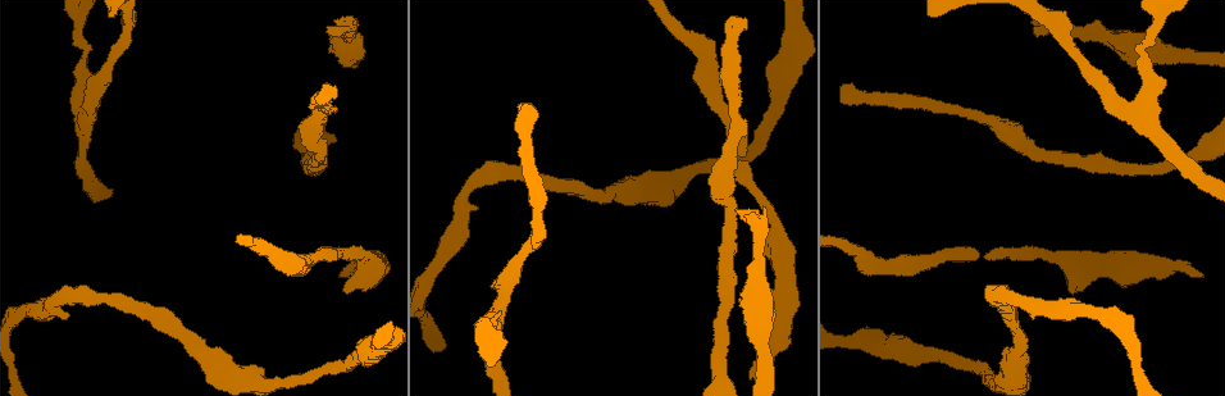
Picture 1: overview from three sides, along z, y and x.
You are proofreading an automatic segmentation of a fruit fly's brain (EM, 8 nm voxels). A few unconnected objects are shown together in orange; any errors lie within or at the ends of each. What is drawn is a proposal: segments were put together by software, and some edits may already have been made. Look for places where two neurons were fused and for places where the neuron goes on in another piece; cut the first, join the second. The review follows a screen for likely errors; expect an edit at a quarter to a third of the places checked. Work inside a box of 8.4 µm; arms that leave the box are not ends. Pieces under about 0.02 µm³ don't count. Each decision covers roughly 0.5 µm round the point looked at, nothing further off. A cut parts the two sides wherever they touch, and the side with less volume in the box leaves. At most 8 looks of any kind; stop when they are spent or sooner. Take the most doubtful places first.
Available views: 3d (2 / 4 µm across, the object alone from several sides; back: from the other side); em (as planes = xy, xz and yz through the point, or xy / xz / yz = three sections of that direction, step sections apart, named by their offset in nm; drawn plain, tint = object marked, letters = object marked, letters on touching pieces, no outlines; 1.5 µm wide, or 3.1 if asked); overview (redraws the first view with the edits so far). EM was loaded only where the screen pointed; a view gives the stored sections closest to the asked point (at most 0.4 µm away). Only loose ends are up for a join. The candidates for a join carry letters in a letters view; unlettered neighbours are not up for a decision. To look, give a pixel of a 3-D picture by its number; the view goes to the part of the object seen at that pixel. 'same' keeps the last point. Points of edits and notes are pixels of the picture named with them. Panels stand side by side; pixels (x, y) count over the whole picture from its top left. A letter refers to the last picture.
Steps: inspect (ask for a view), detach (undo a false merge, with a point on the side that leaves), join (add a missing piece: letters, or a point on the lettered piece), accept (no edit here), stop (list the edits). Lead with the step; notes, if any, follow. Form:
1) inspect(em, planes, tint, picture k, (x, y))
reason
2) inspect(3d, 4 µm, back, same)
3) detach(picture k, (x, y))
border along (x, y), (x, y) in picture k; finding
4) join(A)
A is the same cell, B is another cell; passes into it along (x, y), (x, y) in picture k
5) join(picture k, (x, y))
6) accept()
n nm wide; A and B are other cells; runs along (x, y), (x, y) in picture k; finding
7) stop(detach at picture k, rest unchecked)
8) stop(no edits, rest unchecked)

inspect(em, xz, step 4, letters, picture 1, (745, 22))
branch stops here

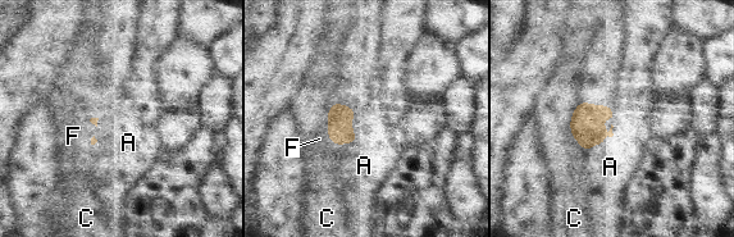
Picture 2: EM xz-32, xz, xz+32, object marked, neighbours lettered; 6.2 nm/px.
inspect(em, planes, letters, same)

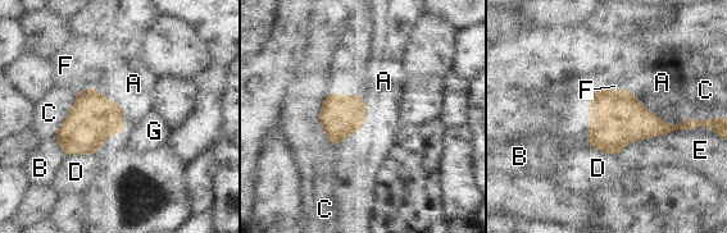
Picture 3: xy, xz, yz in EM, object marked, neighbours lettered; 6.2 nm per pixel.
accept()
260 nm wide; A, B, C, D, E, F and G are other cells; border along (362, 95), (366, 124), (337, 146) in picture 3; no lettered piece goes on from it

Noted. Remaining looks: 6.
inspect(3d, 4 µm, picture 1, (346, 275))
branch stops here

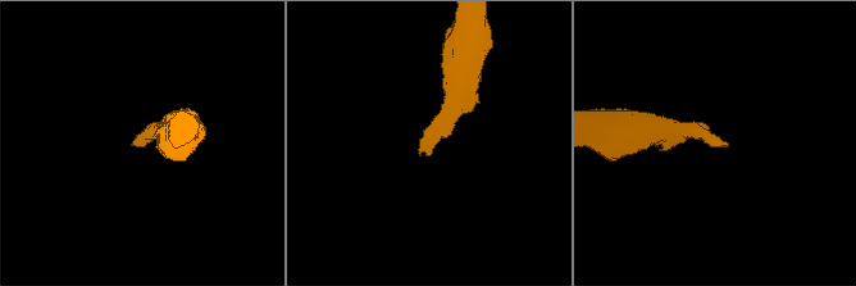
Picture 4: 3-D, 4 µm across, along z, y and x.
inspect(em, xz, step 8, tint, picture 4, (141, 145))
need the tissue

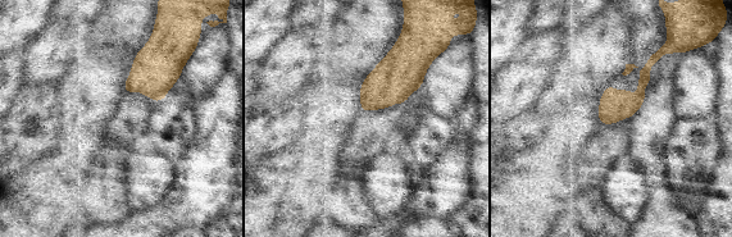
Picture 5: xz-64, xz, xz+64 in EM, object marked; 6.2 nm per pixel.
inspect(em, planes, letters, same)
cut it another way

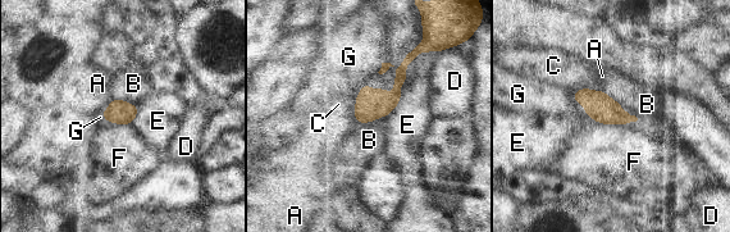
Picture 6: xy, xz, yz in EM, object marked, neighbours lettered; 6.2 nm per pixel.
accept()
160 nm wide; E touches over 460 nm; A, B, C, D, E, F and G are other cells; no lettered piece goes on from it

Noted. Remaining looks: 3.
inspect(3d, 4 µm, picture 1, (494, 320))
thick turns thin

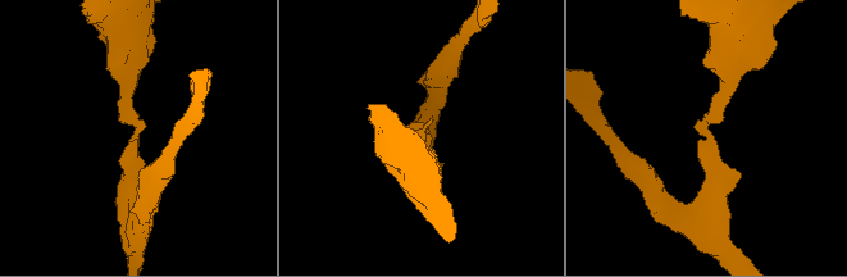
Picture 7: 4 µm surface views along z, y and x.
inspect(em, yz, step 8, tint, picture 7, (136, 131))
now the EM

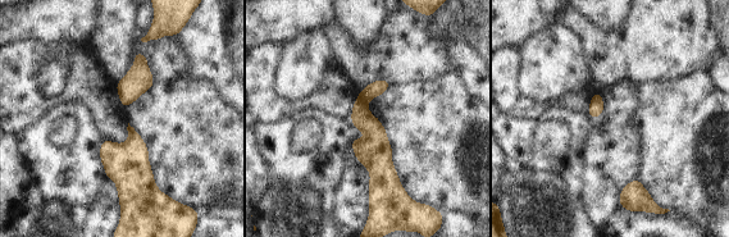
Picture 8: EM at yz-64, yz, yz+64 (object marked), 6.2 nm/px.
inspect(em, planes, letters, same)
cut it another way

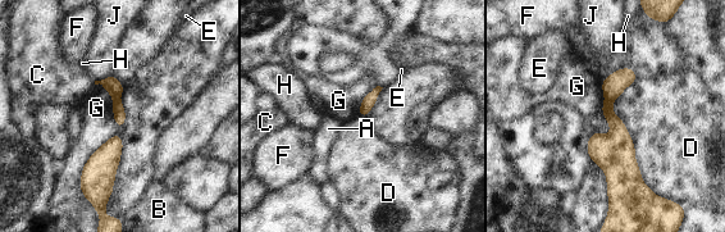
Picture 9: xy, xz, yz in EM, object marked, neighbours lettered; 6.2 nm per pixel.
detach(picture 9, (612, 86))
A, B, C, D, E, F, G, H and J are other cells; border along (605, 99), (611, 103) in picture 9; a second neuron is stuck on

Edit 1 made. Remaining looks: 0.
stop(detach at picture 9, rest unchecked)

